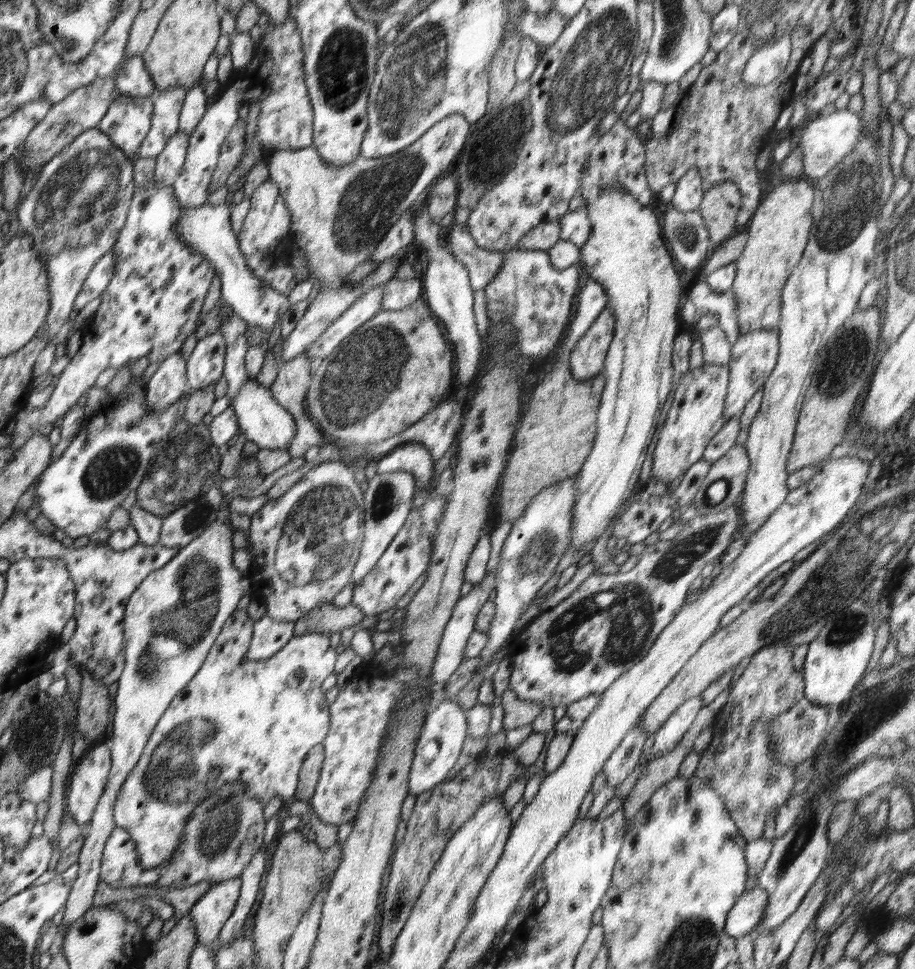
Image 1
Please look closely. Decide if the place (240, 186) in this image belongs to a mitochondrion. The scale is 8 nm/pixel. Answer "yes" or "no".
no

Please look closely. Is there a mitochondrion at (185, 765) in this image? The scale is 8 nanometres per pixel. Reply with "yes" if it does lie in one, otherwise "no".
yes

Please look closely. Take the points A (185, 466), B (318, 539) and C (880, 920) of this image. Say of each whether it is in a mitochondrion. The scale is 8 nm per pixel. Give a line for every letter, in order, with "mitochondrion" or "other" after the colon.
A: mitochondrion
B: mitochondrion
C: other

